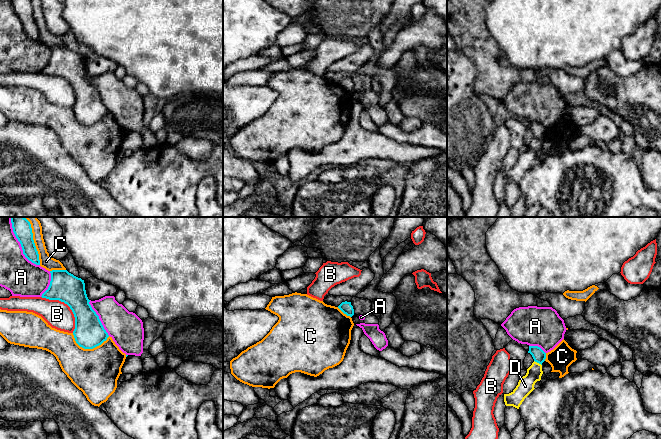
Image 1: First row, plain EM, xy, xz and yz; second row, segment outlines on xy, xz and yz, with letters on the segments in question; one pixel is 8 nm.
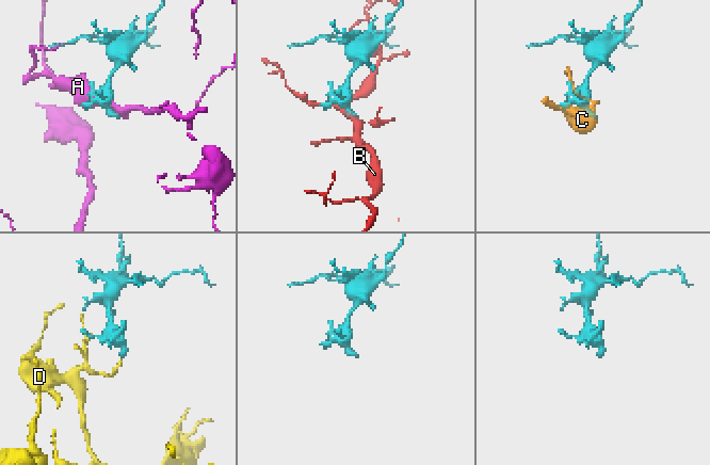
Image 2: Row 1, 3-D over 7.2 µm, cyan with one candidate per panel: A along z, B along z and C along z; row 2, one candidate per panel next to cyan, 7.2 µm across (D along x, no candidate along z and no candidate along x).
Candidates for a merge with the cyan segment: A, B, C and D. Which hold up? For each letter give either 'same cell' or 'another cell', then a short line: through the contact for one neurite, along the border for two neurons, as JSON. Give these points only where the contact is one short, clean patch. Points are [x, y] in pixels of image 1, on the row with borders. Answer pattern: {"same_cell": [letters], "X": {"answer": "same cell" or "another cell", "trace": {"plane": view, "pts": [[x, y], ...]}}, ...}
{"same_cell": [], "A": {"answer": "another cell"}, "B": {"answer": "another cell"}, "C": {"answer": "another cell"}, "D": {"answer": "another cell", "trace": {"plane": "yz", "pts": [[534, 360], [541, 365]]}}}

